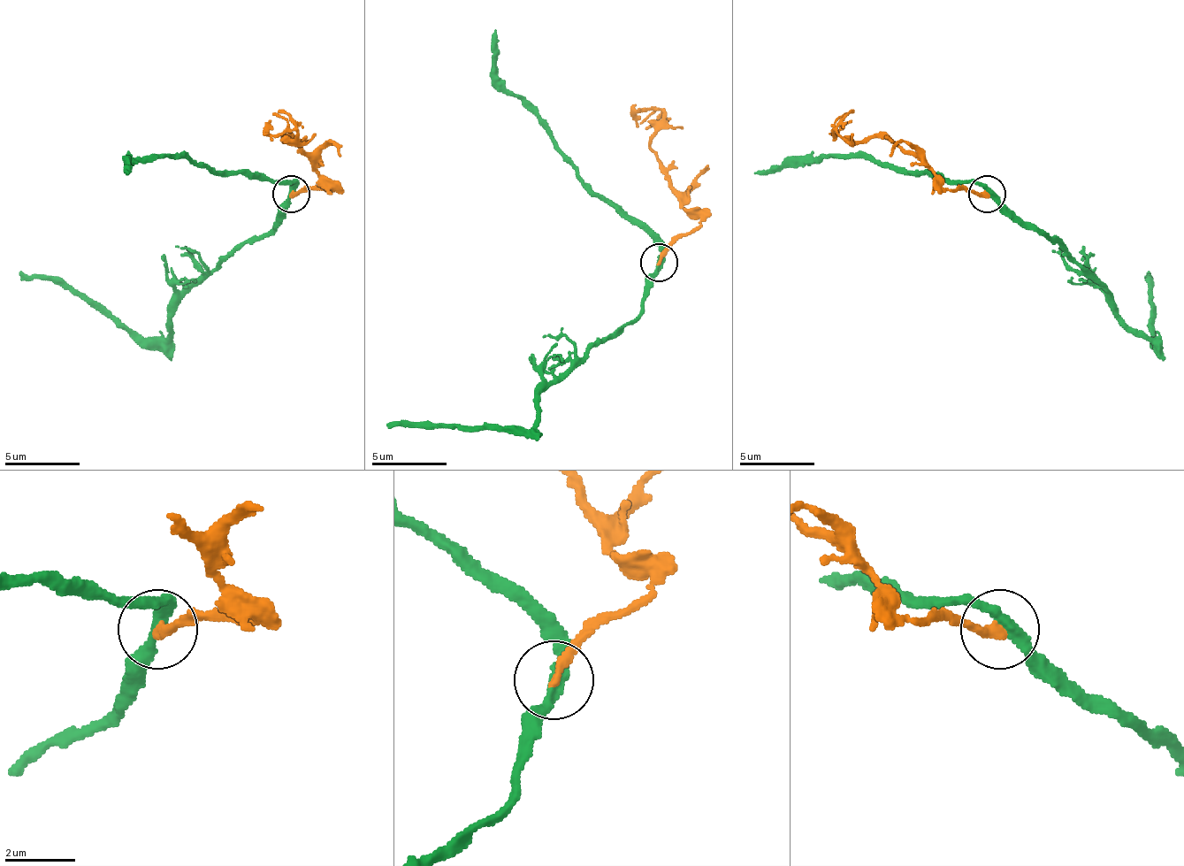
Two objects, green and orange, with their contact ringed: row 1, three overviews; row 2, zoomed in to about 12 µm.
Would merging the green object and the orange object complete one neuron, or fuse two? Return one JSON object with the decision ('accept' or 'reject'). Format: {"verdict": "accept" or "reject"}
{"verdict": "reject"}

